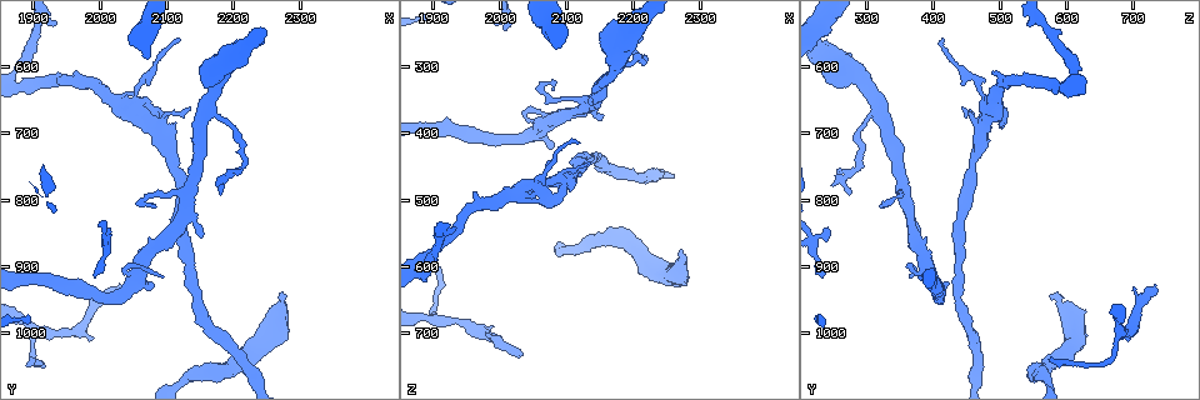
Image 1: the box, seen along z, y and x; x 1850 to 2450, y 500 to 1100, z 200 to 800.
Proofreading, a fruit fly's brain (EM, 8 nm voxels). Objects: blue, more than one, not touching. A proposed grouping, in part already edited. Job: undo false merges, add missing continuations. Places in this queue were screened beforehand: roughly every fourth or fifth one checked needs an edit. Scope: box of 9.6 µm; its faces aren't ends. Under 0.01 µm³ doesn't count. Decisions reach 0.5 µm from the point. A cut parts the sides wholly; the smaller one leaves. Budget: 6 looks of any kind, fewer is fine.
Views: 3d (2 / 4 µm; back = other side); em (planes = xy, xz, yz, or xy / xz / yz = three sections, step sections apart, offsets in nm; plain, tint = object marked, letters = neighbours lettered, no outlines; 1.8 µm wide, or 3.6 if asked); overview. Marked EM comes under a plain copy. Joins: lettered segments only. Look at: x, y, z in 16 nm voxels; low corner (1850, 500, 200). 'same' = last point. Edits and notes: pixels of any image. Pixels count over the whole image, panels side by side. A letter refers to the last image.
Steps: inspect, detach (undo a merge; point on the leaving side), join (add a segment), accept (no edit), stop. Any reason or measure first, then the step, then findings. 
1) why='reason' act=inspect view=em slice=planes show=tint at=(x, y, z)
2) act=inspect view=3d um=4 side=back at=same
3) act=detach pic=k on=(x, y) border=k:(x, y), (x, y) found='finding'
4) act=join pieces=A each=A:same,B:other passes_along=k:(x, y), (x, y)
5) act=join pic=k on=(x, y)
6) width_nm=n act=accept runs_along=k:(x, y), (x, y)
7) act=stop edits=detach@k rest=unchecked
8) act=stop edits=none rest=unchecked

why='end of a long branch' act=inspect view=3d um=4 at=(2030, 940, 735)

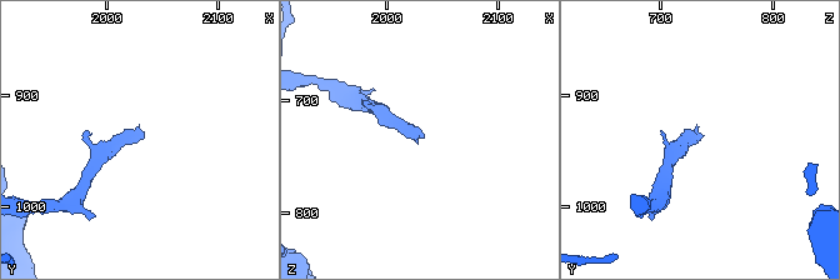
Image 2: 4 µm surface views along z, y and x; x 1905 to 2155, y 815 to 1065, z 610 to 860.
act=inspect view=em slice=xz step=16 show=letters at=(2030, 938, 738)

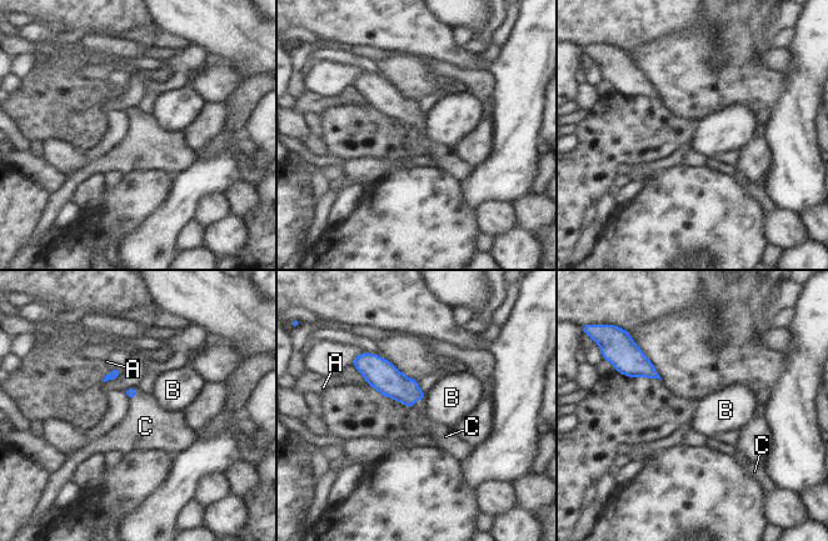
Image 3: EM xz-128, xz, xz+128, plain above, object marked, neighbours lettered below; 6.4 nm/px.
act=join pieces=C each=A:other,B:other,C:same passes_along=3:(384, 377), (417, 399), (437, 431) found='the neuron continues'

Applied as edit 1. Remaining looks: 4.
why='sharp bend' act=inspect view=em slice=planes show=letters at=(2095, 680, 485)

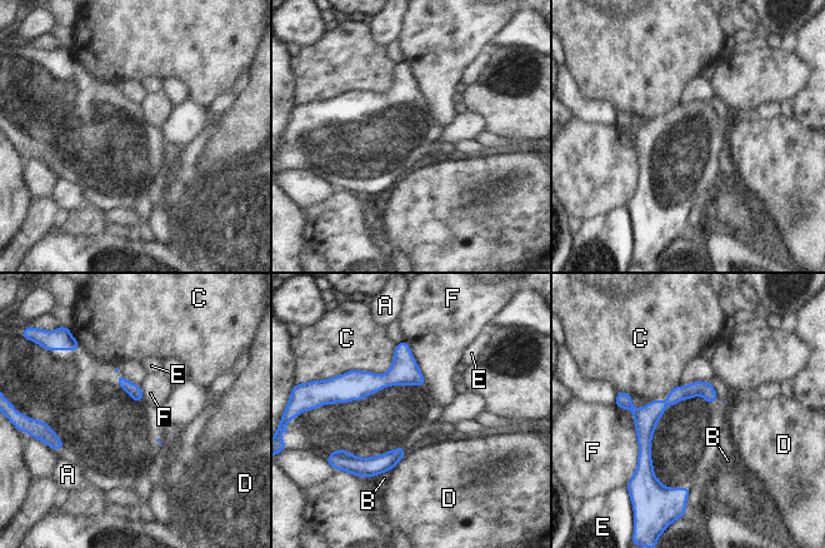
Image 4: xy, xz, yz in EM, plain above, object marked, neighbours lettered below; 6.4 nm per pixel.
width_nm=90 act=accept each=A:other,B:other,C:other,D:other,E:other,F:other runs_along=4:(706, 384), (645, 423), (649, 474) found='all the same neuron'

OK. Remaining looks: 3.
why='free end' act=inspect view=em slice=planes show=letters at=(2150, 855, 375)

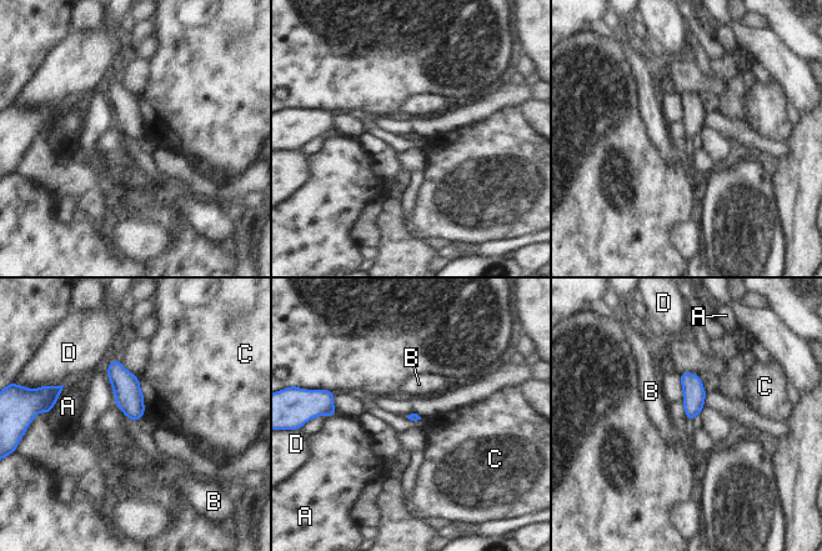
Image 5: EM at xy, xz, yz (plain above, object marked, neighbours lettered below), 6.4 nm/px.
act=accept each=A:other,B:other,C:other,D:other border=5:(138, 377), (144, 415) found='none of them fits'

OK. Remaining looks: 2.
act=stop edits=join@3 rest=unchecked

